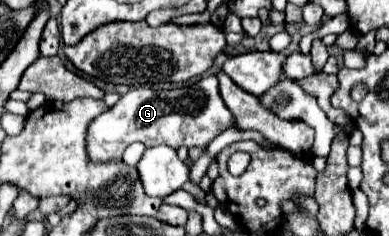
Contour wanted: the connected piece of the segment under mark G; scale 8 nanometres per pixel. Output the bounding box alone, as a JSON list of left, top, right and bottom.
[88,75,234,161]

